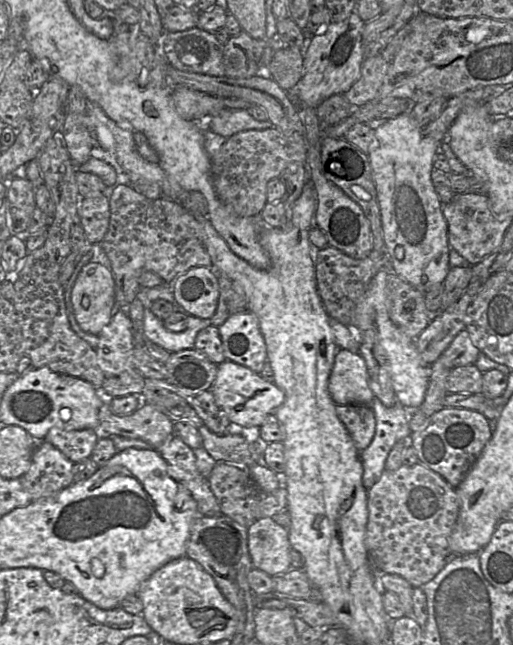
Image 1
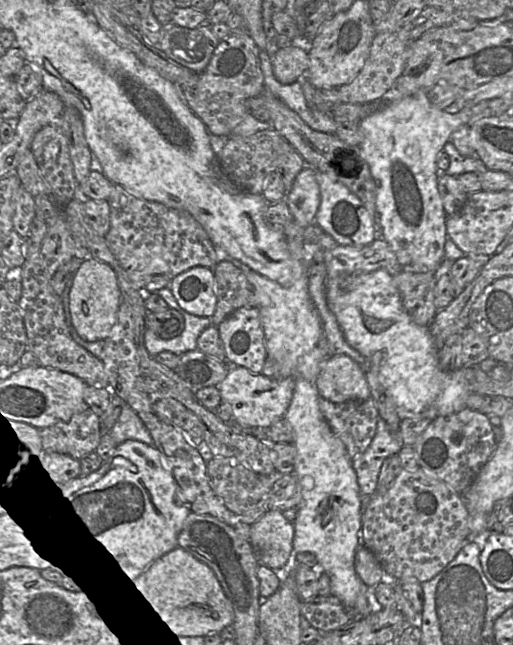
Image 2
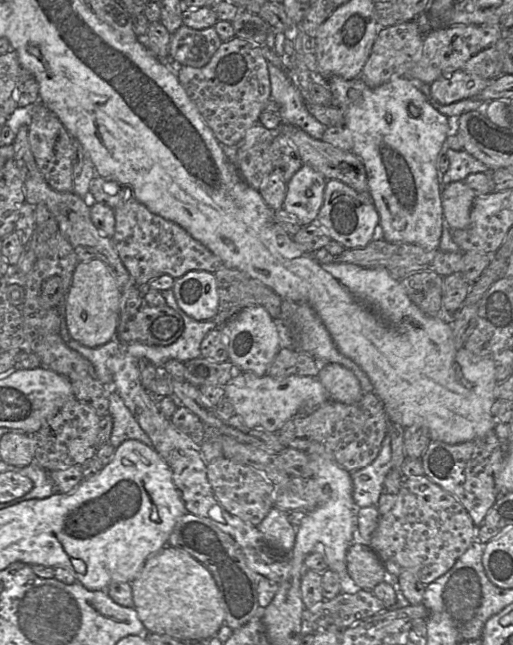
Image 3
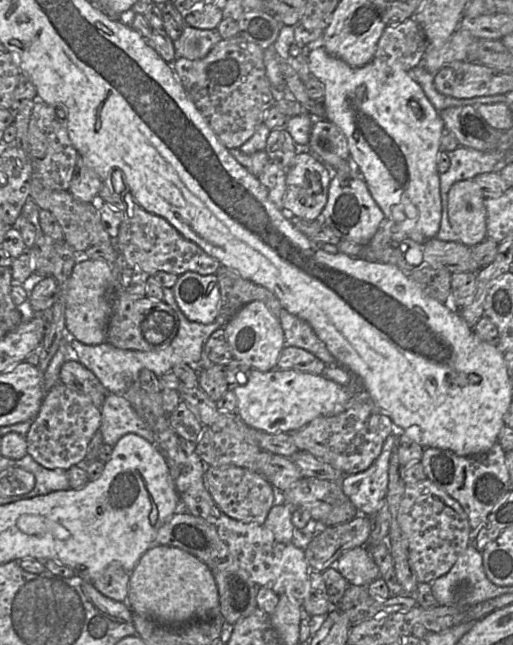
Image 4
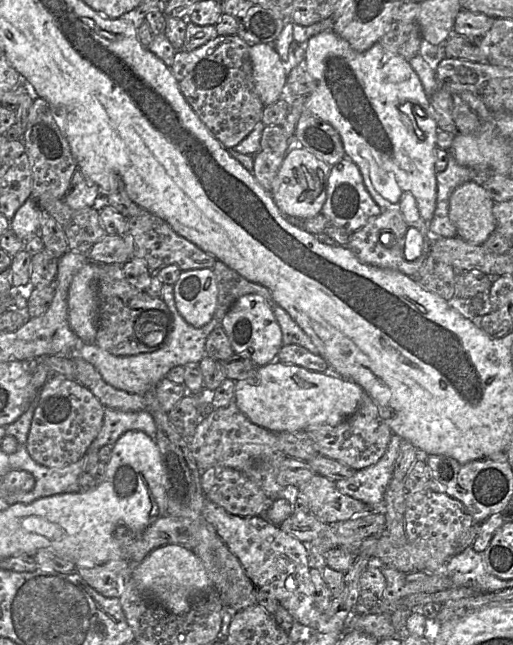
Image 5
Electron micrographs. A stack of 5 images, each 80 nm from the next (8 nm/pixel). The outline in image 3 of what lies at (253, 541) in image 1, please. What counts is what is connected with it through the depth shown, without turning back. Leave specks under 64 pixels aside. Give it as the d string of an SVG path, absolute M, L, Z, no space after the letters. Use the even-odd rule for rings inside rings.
M273 507L256 526L270 550L280 555L291 552L296 538L296 527L288 520L287 511Z

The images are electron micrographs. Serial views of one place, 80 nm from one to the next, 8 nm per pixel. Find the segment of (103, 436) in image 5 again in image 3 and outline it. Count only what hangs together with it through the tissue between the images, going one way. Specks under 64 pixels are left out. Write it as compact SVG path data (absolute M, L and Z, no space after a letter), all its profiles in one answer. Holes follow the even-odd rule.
M108 389L108 414L113 419L109 444L117 448L126 440L138 440L149 447L153 447L152 440L141 428L123 399L113 389Z

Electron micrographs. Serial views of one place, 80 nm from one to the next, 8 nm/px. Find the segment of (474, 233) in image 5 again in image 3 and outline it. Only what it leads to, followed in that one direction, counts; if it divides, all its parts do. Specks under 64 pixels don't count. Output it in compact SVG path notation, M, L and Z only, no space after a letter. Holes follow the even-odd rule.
M455 181L441 190L442 211L445 222L451 230L466 228L476 195L462 181Z

